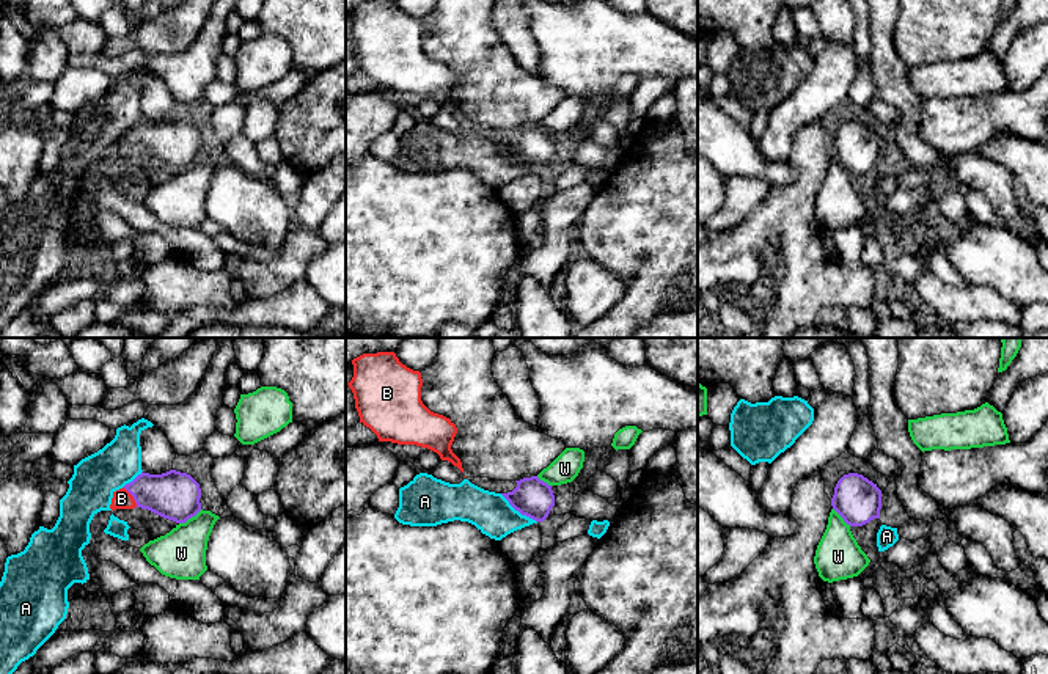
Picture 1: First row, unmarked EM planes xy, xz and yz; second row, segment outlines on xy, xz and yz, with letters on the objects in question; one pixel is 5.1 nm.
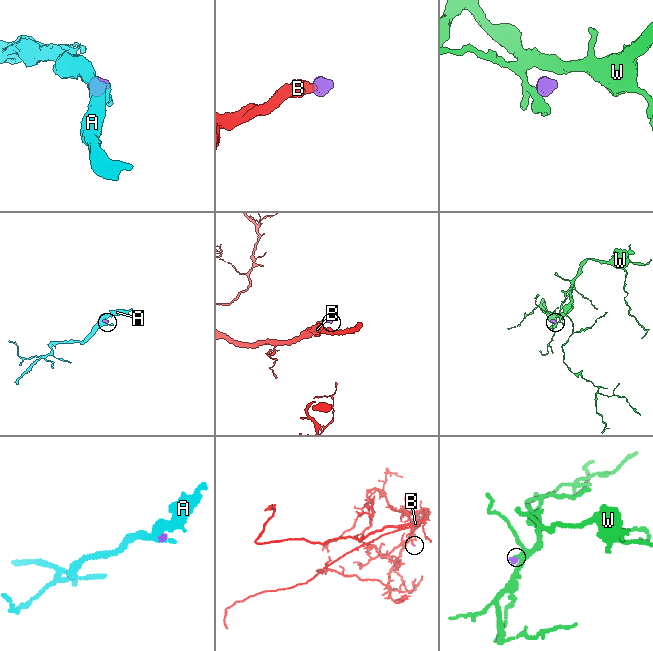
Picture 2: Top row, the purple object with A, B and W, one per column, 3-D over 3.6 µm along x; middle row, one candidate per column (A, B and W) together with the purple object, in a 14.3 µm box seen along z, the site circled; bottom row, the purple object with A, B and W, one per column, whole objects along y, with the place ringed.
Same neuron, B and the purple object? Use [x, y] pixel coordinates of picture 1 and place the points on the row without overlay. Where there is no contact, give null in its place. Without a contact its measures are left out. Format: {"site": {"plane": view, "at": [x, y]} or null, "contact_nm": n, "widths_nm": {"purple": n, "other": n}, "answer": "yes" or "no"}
{"site": {"plane": "xy", "at": [132, 143]}, "contact_nm": 130, "widths_nm": {"purple": 240, "other": 100}, "answer": "yes"}

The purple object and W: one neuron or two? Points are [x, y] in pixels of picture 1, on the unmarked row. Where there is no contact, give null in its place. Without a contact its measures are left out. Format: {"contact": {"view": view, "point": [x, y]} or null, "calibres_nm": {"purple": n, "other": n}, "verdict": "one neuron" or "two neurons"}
{"contact": {"view": "xy", "point": [190, 165]}, "calibres_nm": {"purple": 240, "other": 260}, "verdict": "two neurons"}

